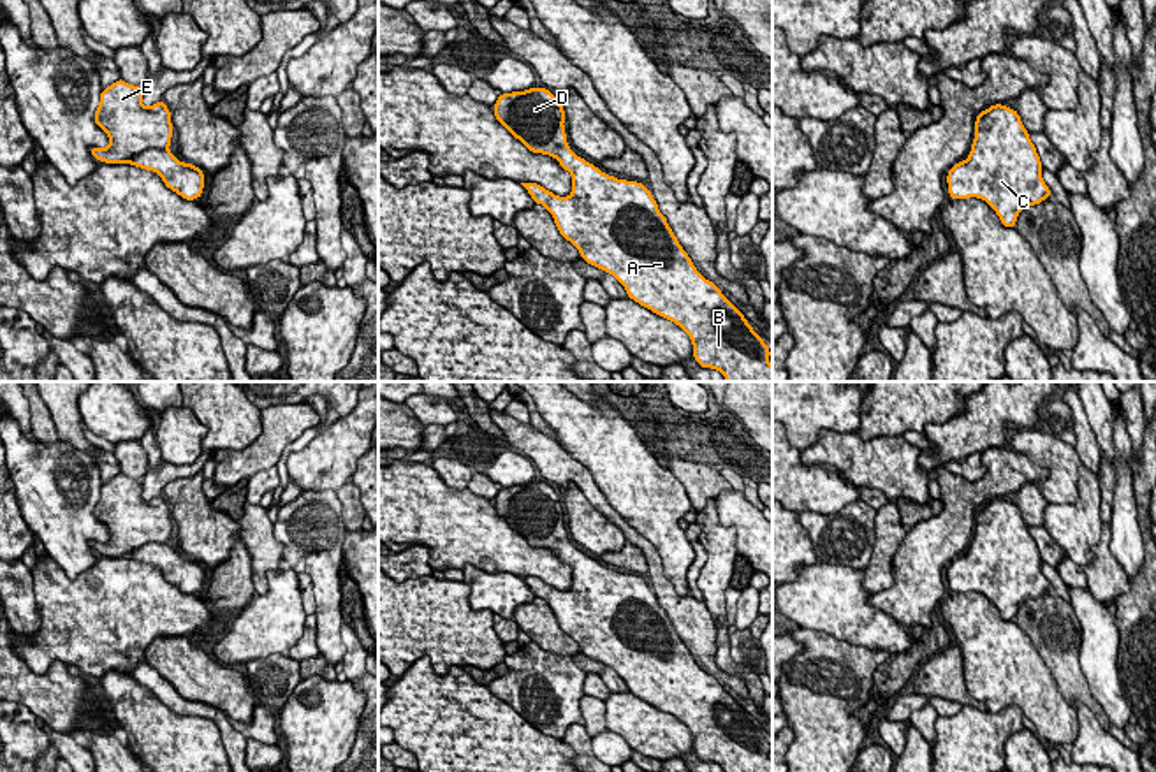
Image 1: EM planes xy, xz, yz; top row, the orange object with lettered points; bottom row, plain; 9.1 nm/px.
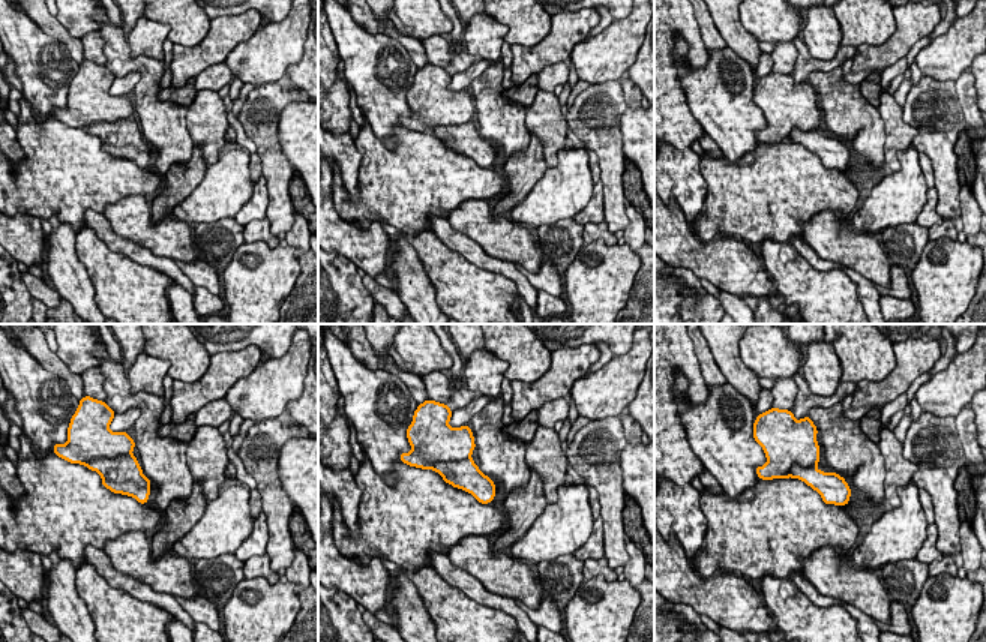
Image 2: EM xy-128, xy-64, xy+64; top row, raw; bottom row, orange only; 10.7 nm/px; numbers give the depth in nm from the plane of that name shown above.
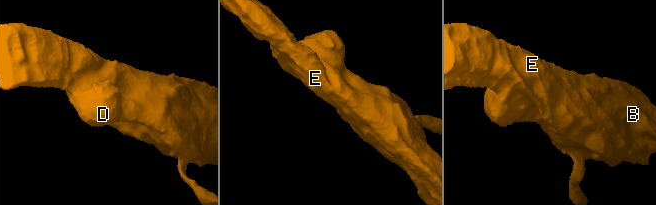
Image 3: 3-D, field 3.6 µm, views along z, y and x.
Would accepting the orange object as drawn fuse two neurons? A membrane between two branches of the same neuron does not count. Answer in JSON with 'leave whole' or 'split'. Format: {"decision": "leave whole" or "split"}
{"decision": "leave whole"}

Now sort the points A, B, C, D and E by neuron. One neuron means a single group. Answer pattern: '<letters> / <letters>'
A B C D E

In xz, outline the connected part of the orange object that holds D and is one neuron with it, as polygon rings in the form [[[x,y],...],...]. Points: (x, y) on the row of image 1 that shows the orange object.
[[[533,86],[501,93],[493,109],[496,120],[531,153],[556,158],[572,174],[568,197],[558,197],[538,183],[521,185],[537,204],[547,208],[560,234],[579,250],[581,259],[611,273],[630,299],[686,331],[699,366],[720,371],[727,382],[772,382],[769,346],[721,290],[697,271],[651,192],[642,183],[602,172],[568,148],[565,111],[549,90]]]

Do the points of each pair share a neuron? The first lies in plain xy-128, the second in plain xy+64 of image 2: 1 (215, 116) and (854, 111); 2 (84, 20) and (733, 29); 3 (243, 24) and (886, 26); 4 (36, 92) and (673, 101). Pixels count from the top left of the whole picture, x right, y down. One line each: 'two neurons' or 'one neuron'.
1: two neurons
2: two neurons
3: two neurons
4: two neurons

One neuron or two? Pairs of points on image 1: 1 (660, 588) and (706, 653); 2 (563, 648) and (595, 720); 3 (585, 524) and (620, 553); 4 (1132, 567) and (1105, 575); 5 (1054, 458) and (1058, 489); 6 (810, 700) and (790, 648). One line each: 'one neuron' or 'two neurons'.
1: one neuron
2: two neurons
3: one neuron
4: two neurons
5: one neuron
6: two neurons

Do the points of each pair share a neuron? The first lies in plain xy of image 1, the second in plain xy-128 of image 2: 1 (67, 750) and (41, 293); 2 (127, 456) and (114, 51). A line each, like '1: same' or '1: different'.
1: same
2: different

